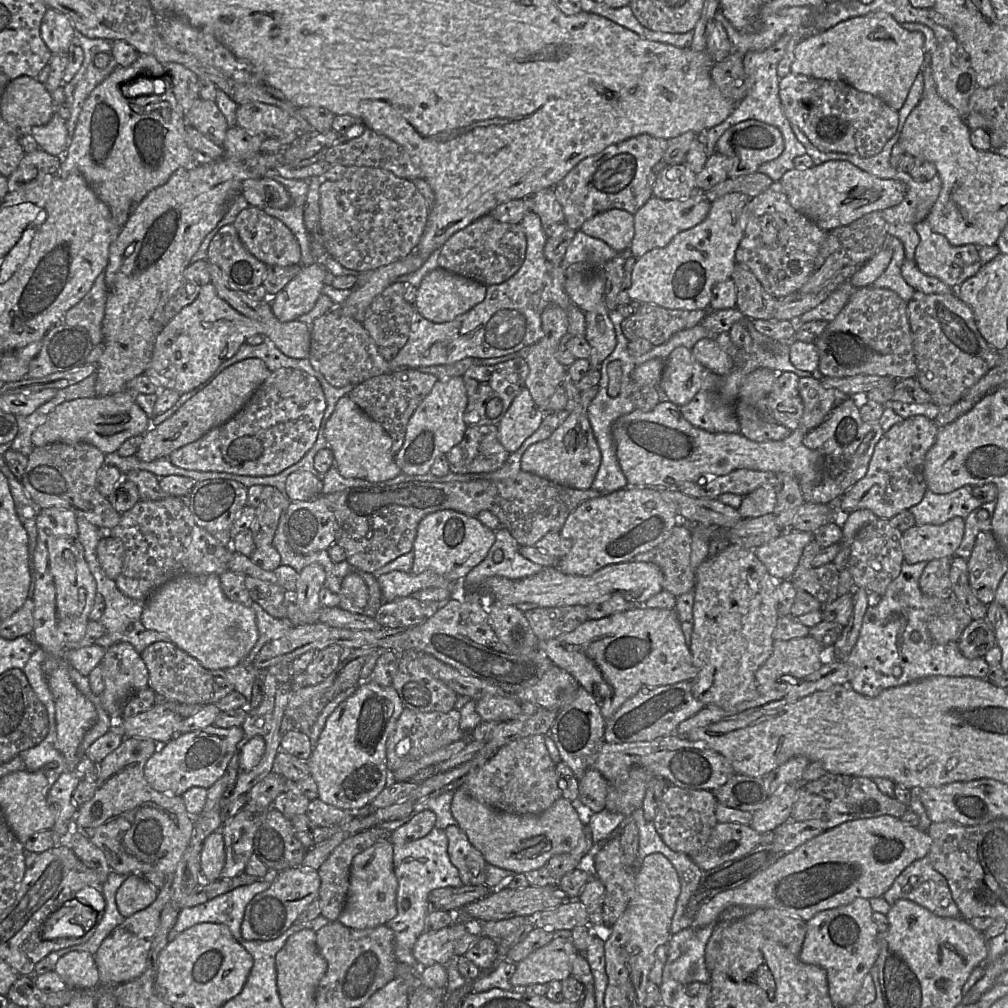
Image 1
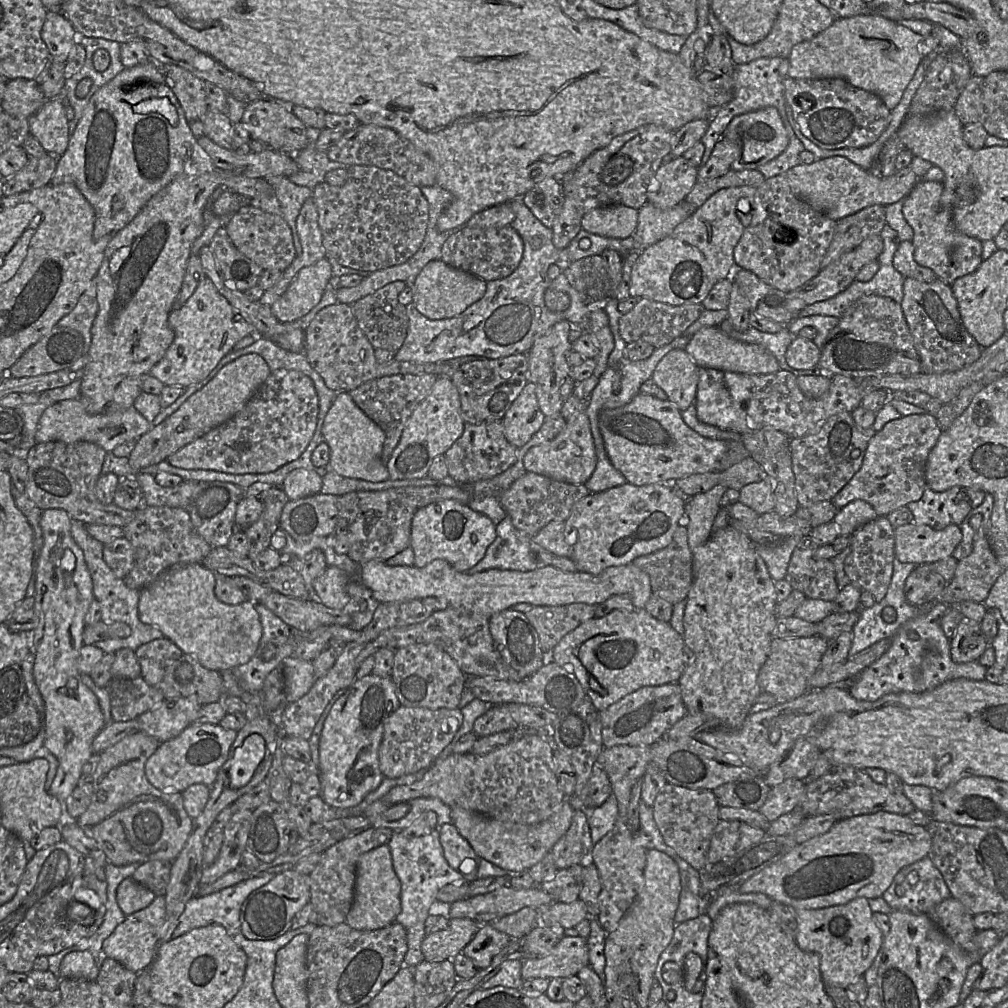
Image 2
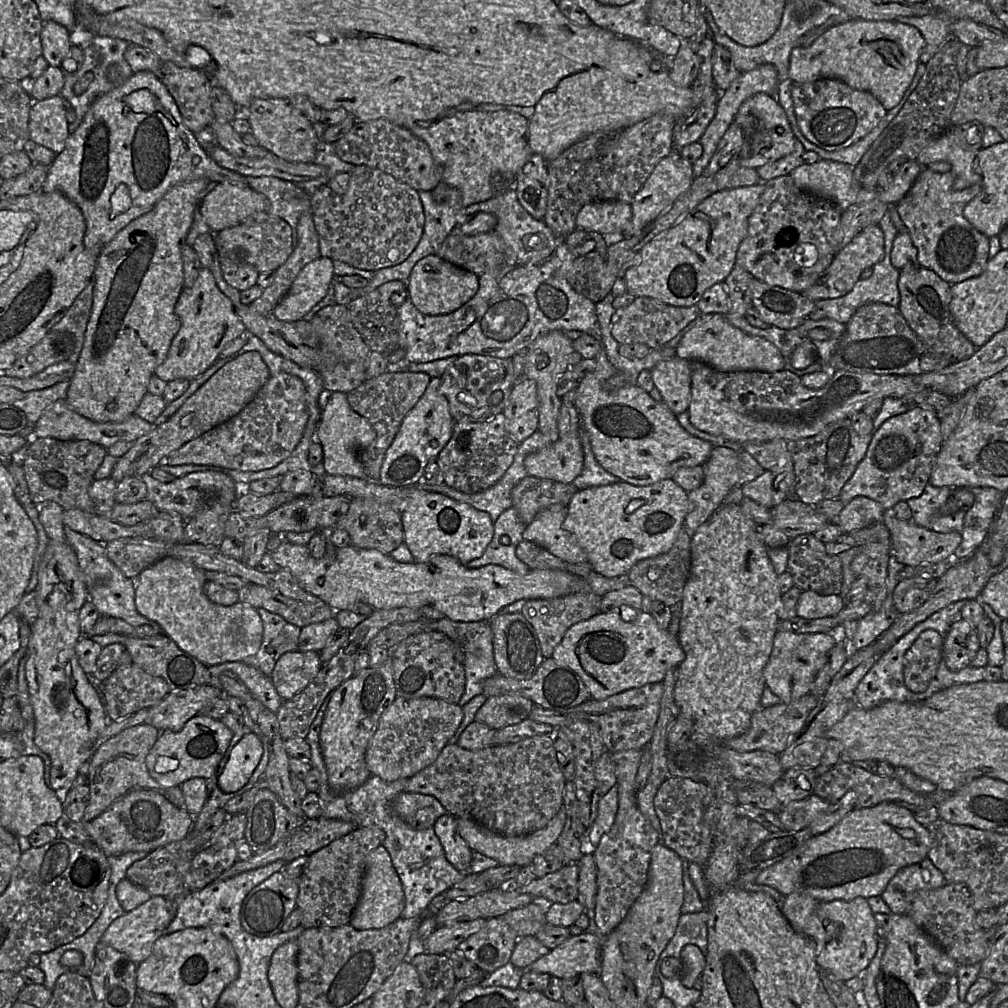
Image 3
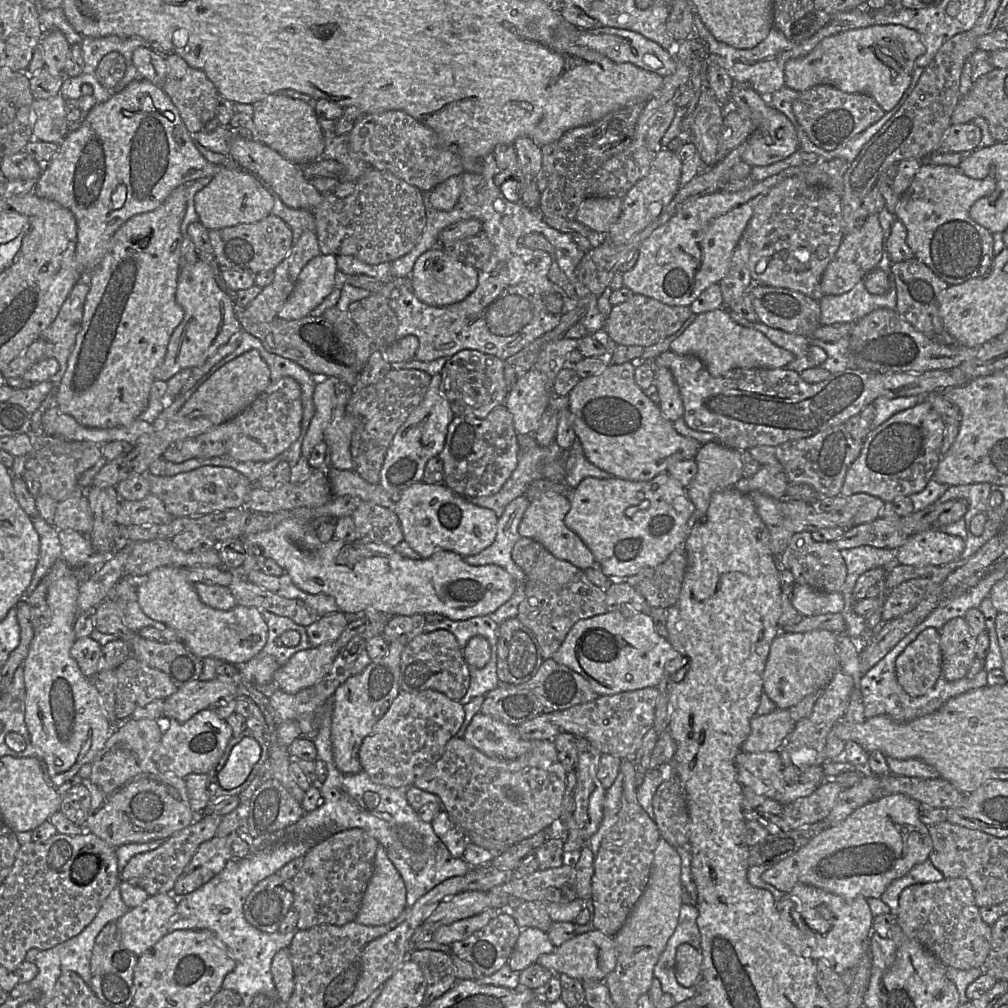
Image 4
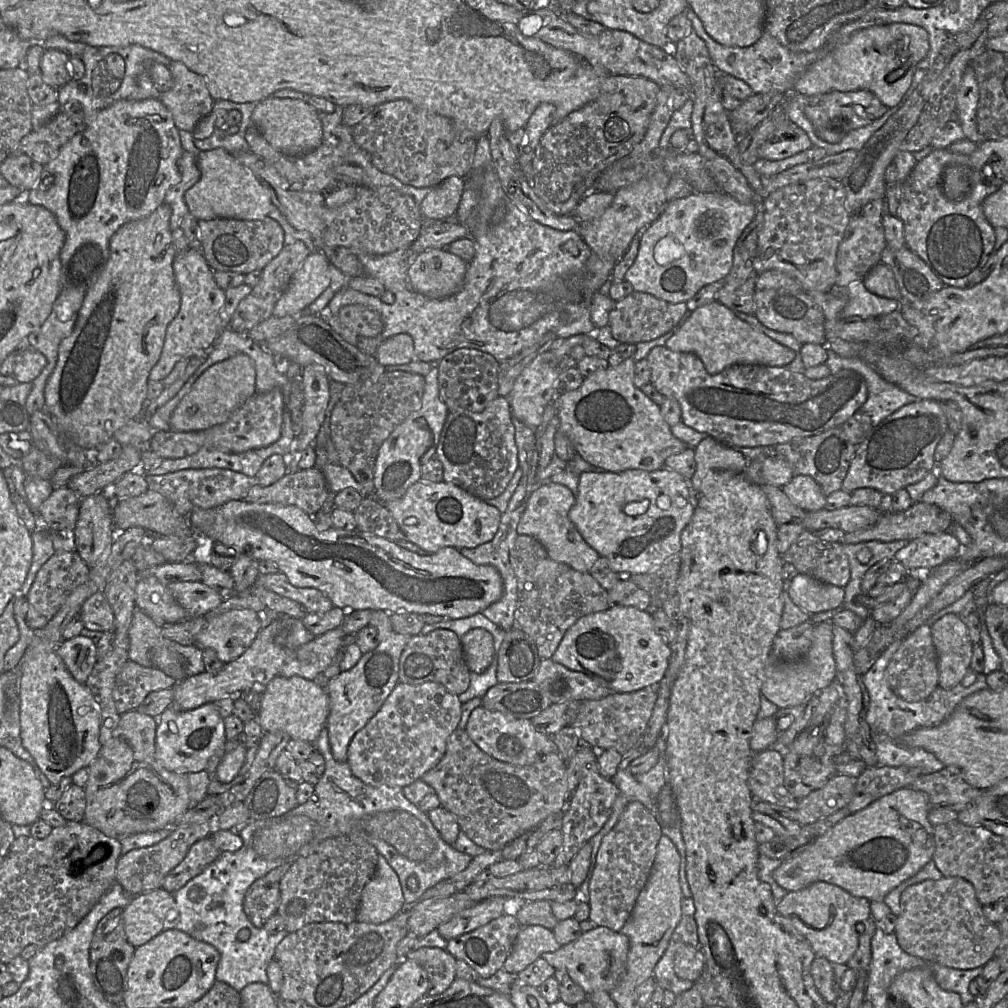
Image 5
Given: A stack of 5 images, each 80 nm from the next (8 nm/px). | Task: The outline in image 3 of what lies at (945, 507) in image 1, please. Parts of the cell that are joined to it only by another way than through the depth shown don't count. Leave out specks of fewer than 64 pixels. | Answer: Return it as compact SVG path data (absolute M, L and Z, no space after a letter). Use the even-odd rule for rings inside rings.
M928 483L920 496L907 500L912 511L912 521L918 526L939 533L962 533L967 510L961 509L952 515L940 514L941 507L953 494L954 489L957 488L935 487Z

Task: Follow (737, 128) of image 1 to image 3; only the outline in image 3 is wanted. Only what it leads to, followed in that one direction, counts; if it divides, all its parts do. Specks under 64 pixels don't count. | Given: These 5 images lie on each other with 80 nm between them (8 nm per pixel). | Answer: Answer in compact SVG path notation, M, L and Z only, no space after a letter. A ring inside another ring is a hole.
M758 93L749 97L739 107L733 122L738 124L743 132L744 141L737 156L738 163L743 167L757 169L760 166L788 155L794 149L795 134L792 131L782 107L773 96Z

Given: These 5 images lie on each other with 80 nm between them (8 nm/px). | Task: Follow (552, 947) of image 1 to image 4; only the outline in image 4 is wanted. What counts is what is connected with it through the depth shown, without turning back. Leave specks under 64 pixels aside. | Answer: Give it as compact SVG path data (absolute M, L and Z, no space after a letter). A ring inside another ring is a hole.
M597 929L575 935L553 952L542 954L535 963L552 971L554 975L565 974L580 981L601 981L615 968L617 949L613 937L603 934Z

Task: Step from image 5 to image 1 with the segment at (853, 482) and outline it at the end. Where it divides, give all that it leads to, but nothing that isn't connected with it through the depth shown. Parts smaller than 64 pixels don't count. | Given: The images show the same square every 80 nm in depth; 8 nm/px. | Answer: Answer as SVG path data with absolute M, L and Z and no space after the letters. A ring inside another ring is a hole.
M916 415L884 432L874 448L865 476L838 499L839 513L845 516L856 510L868 509L879 519L890 520L898 513L919 504L928 490L924 477L925 456L939 430L936 421Z

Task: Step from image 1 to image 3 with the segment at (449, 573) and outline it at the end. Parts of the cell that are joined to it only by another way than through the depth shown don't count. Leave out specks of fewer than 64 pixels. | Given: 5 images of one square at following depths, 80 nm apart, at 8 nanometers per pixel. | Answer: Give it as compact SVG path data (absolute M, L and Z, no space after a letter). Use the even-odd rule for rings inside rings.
M325 474L320 480L323 496L367 498L388 503L399 511L404 532L403 544L410 550L414 562L425 563L434 556L448 555L466 566L470 561L480 558L492 540L494 526L488 513L443 494L428 492L418 487L387 487L378 481L350 476Z

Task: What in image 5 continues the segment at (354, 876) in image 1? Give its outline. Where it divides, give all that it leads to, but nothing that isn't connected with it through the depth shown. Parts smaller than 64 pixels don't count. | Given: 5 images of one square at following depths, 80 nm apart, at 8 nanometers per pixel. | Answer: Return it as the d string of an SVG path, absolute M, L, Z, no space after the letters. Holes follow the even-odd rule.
M379 854L374 877L365 886L356 921L380 924L387 922L406 906L402 886L395 870Z

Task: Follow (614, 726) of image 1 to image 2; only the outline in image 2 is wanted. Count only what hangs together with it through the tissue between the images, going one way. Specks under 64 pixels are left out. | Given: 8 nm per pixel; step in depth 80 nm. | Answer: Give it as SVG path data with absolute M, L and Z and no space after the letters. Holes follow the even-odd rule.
M678 683L642 687L599 711L603 745L605 748L618 745L652 745L660 739L668 738L668 731L687 714Z

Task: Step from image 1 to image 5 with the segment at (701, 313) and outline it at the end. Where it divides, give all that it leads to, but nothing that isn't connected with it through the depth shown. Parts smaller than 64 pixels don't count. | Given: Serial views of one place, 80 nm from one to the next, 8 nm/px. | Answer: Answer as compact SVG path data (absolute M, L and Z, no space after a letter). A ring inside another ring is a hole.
M633 291L614 303L609 314L609 327L619 343L648 342L672 330L688 312L684 302L669 303L651 294Z

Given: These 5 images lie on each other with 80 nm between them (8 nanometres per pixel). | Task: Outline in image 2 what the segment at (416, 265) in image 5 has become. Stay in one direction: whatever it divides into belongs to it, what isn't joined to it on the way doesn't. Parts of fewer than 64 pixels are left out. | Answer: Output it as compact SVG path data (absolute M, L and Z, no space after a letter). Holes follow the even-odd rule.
M441 259L428 262L411 286L413 304L425 317L432 320L451 318L461 314L470 305L481 299L486 292L486 283L481 278L449 266Z

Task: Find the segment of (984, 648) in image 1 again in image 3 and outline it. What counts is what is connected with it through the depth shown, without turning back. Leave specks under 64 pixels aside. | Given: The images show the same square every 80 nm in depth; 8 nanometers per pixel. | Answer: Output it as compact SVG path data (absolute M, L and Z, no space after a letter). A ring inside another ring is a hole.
M963 618L955 621L943 640L943 660L953 672L970 666L981 649L976 628Z

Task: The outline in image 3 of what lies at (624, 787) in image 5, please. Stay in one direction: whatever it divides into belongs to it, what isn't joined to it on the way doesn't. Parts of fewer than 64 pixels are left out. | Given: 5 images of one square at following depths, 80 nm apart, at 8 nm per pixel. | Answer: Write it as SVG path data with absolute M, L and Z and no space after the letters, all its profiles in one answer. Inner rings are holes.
M613 786L598 803L597 817L587 833L587 850L594 850L602 836L610 830L618 811L618 788Z

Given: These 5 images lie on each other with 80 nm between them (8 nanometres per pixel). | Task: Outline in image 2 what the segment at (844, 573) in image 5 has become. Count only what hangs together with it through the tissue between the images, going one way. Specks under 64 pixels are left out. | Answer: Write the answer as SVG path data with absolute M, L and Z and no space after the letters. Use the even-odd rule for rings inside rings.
M800 537L788 564L785 579L807 598L834 601L839 589L832 560L816 559L819 545L813 537Z

